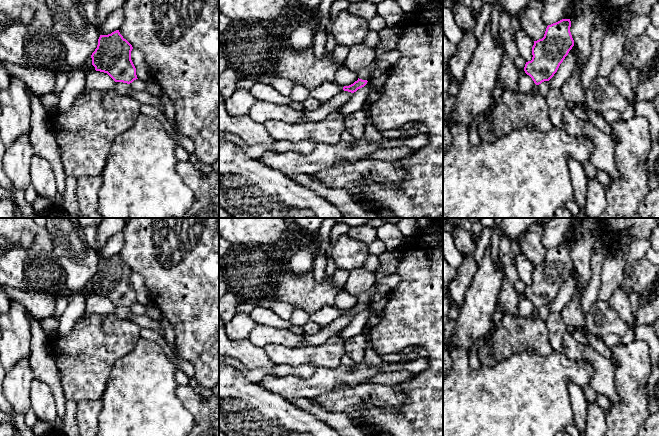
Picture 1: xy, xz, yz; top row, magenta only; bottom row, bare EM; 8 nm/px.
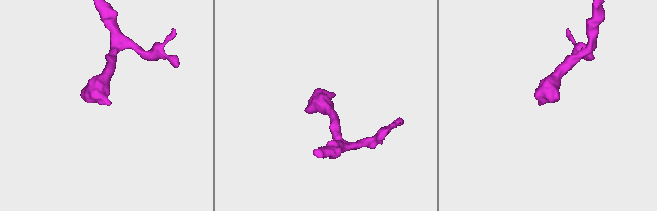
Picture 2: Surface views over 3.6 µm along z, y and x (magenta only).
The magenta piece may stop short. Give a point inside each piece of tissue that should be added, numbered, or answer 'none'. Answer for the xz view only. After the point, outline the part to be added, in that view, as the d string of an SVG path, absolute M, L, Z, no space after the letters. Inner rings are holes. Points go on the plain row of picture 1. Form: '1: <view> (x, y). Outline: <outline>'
1: xz (365, 297). Outline: M375 285L369 289L368 291L365 291L361 293L358 297L358 302L362 304L368 304L368 302L371 300L371 298L374 296L375 293L377 293L378 290L375 287Z

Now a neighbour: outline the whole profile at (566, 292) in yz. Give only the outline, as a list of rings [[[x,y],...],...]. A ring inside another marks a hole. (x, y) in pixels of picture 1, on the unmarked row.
[[[573,270],[565,281],[563,286],[560,288],[557,296],[548,305],[550,312],[561,313],[562,309],[569,303],[573,298],[576,289],[576,271]]]

